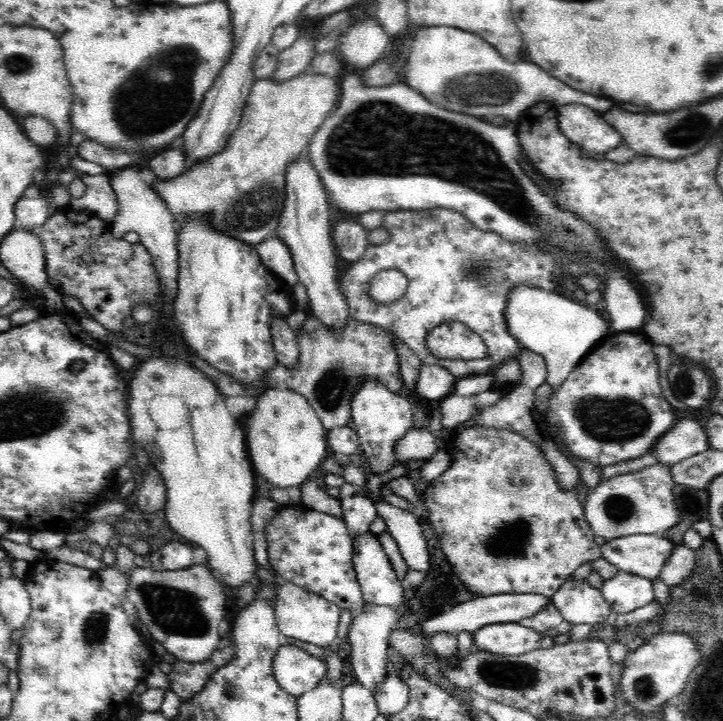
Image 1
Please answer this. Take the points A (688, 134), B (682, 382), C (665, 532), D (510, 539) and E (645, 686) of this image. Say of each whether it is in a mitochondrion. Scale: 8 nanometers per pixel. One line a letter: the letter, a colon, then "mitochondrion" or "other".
A: mitochondrion
B: mitochondrion
C: other
D: mitochondrion
E: mitochondrion

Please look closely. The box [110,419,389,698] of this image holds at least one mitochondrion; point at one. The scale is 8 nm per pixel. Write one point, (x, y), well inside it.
(174, 610)

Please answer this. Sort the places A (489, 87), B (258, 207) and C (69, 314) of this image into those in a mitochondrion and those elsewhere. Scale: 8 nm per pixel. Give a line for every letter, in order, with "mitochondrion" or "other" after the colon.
A: mitochondrion
B: mitochondrion
C: other

